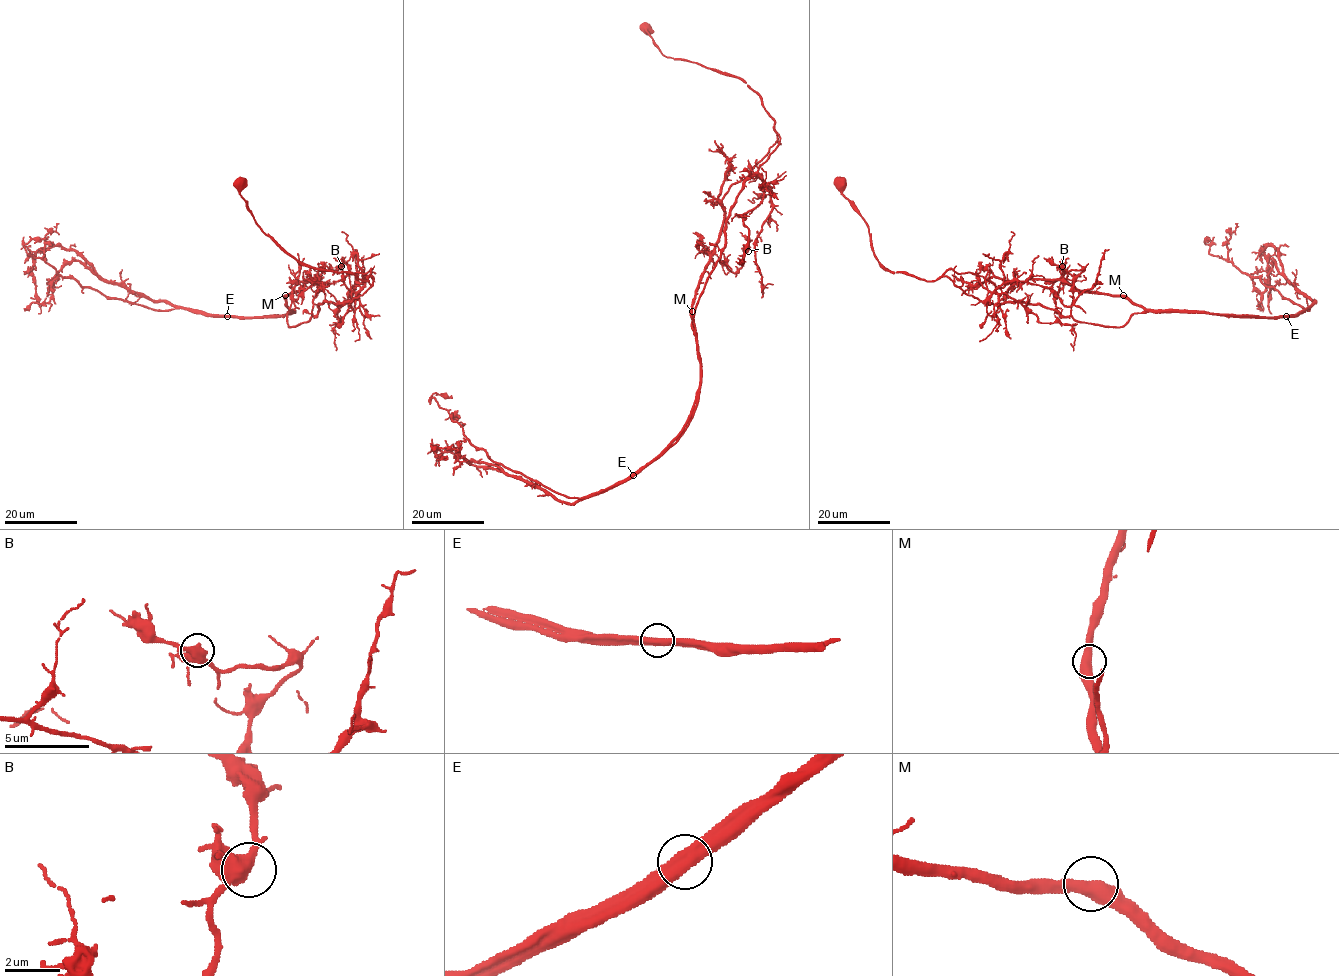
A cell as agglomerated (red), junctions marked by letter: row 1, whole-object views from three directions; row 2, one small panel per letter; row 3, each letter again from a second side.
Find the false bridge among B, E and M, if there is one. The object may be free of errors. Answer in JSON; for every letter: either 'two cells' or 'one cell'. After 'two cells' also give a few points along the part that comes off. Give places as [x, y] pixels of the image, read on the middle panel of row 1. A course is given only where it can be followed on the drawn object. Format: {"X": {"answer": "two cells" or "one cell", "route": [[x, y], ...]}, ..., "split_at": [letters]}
{"B": {"answer": "one cell"}, "E": {"answer": "two cells", "route": [[634, 474], [691, 412], [692, 301], [721, 198], [777, 140], [740, 79], [674, 59]]}, "M": {"answer": "one cell"}, "split_at": ["E"]}

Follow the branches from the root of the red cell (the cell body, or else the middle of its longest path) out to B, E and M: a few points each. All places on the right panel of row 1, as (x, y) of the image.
B: (840, 184), (888, 271), (947, 276), (983, 302), (1024, 301), (1069, 316), (1084, 270), (1062, 266)
E: (840, 184), (888, 271), (927, 281), (947, 276), (983, 302), (1041, 304), (1111, 327), (1146, 311), (1286, 316)
M: (840, 184), (888, 271), (932, 281), (953, 269), (999, 288), (1057, 279), (1123, 295)

